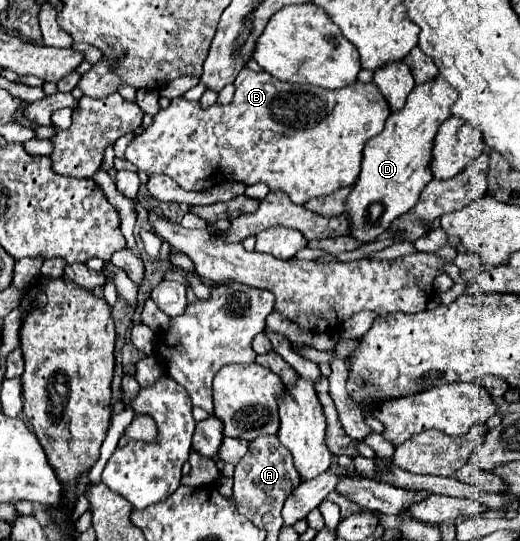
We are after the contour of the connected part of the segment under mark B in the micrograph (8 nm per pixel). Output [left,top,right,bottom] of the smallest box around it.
[124,68,390,204]

